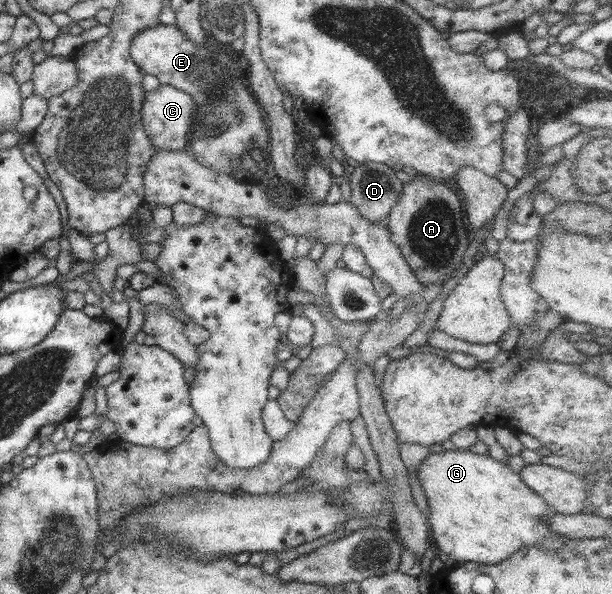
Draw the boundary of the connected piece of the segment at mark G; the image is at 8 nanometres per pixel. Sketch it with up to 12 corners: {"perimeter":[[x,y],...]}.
{"perimeter":[[467,450],[417,477],[435,551],[495,565],[557,549],[555,512],[511,470]]}

